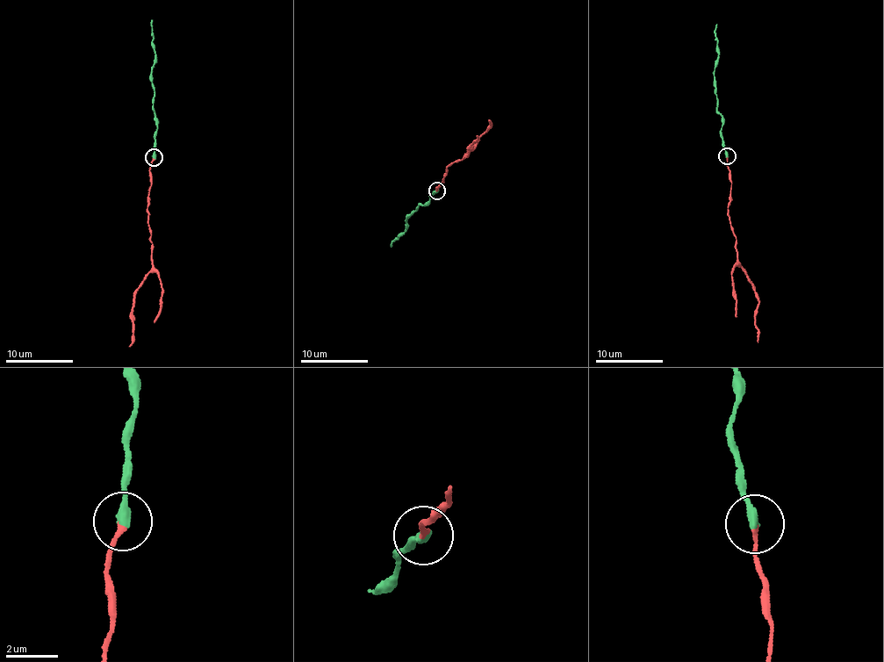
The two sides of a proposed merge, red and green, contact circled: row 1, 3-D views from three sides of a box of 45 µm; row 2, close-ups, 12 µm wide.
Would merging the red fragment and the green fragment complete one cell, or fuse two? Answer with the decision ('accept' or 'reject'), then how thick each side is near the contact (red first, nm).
accept | 150/360 nm

